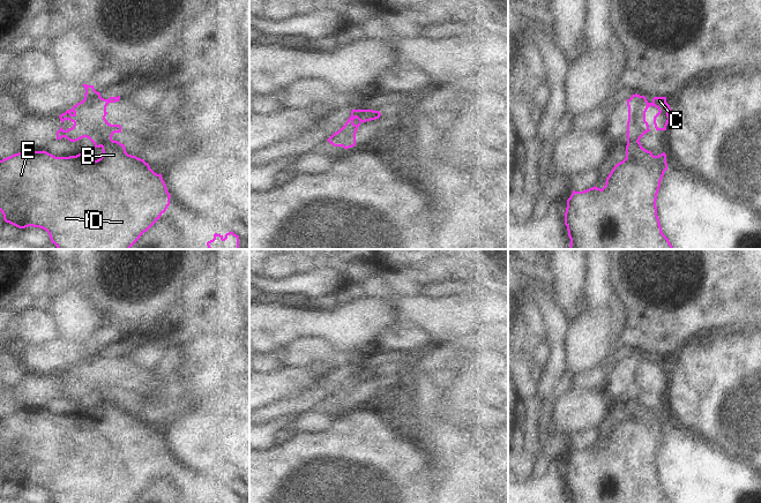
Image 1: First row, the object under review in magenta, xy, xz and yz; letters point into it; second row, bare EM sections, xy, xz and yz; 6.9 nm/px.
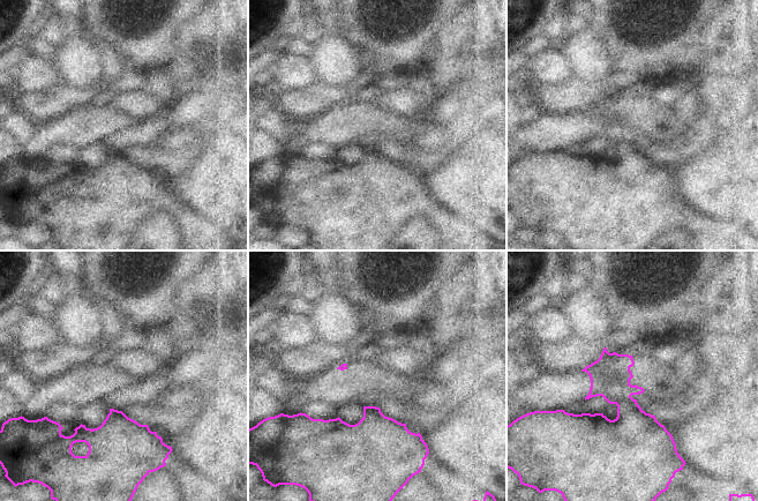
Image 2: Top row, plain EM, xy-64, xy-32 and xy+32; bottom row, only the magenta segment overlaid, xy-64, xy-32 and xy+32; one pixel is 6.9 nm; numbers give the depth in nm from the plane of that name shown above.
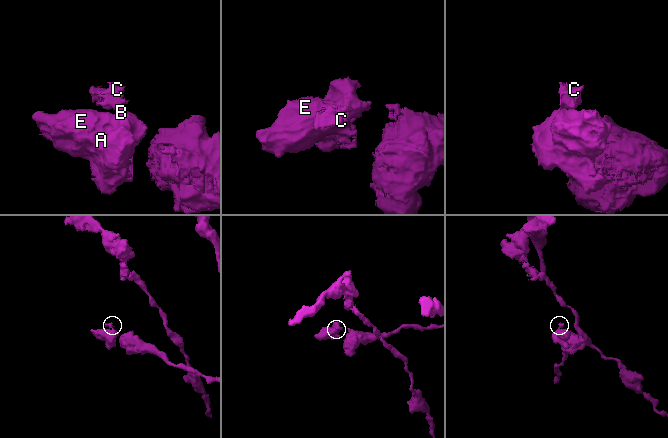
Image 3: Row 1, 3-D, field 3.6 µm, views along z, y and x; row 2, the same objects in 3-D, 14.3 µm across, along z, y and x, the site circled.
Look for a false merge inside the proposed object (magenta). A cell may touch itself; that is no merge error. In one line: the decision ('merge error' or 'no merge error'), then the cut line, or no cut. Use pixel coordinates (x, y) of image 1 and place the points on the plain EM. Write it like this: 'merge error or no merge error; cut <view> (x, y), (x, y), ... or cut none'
merge error; cut xz (363, 368), (360, 380)

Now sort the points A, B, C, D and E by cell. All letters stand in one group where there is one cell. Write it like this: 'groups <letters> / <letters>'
groups A B D E / C

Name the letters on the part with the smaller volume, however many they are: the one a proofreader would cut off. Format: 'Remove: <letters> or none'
Remove: C.

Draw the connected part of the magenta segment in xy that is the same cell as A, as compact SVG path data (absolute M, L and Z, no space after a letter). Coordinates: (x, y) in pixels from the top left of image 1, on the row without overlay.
M106 399L102 403L102 415L97 419L84 415L82 412L69 415L55 415L46 410L27 410L12 413L0 419L0 470L6 481L18 487L29 485L45 488L54 503L134 503L166 470L170 464L170 451L162 436L155 431L148 421L126 411L125 403L118 399Z

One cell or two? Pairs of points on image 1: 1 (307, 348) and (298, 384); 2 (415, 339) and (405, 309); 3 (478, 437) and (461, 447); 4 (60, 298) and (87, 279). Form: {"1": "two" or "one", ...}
{"1": "two", "2": "two", "3": "one", "4": "two"}

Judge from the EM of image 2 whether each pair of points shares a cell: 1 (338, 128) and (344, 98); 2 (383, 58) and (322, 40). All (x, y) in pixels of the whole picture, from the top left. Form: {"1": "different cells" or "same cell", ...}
{"1": "different cells", "2": "different cells"}

